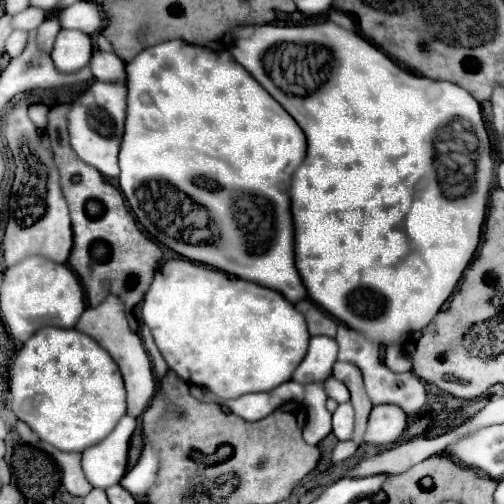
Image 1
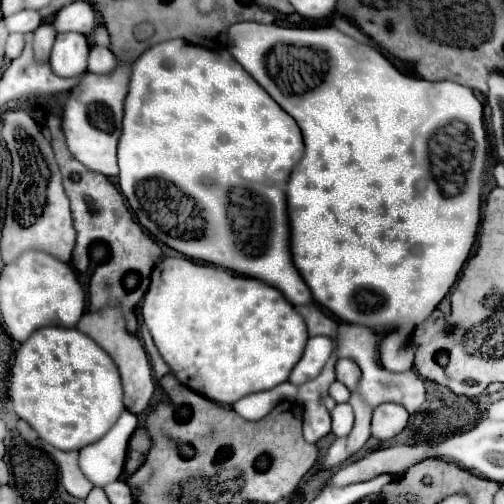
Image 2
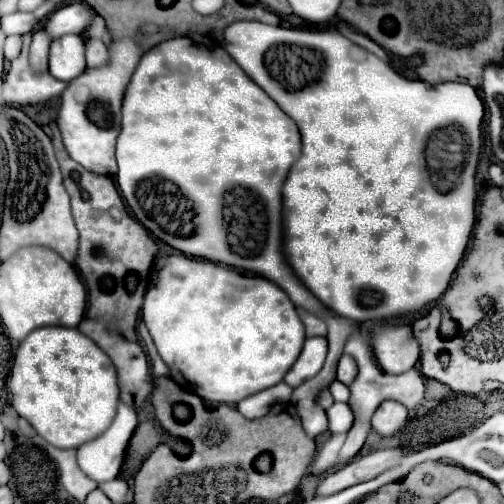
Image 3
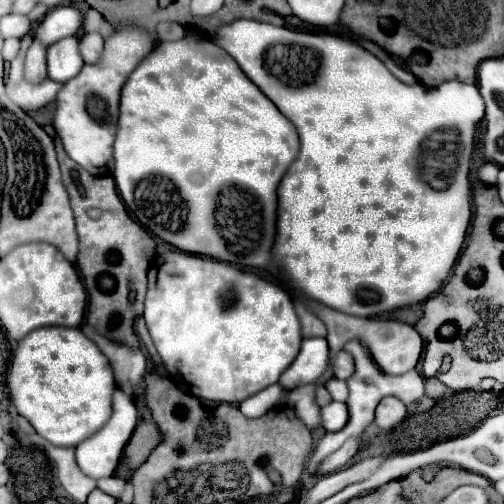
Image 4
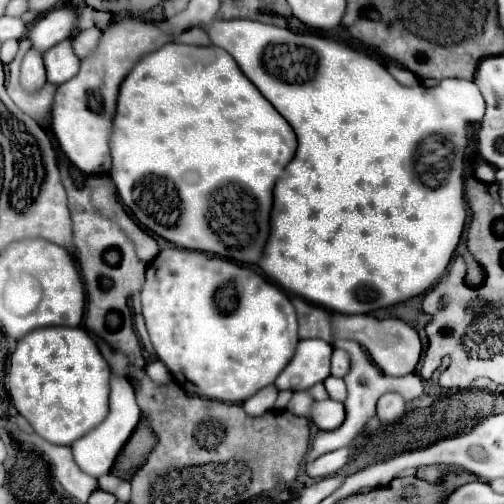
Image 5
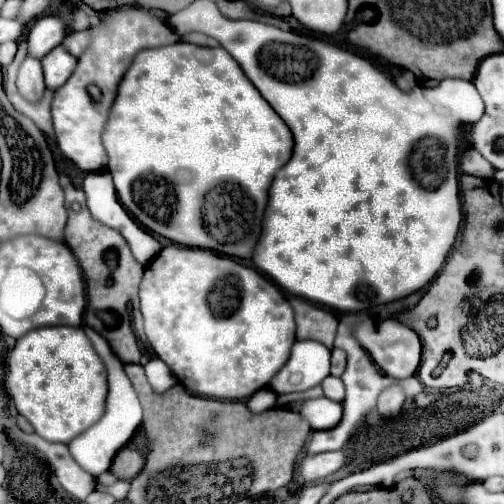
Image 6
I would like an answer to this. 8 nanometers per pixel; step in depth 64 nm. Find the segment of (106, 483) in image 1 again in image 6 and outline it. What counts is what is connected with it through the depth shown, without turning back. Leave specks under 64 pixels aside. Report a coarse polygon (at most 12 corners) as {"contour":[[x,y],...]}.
{"contour":[[84,328],[108,370],[106,414],[70,454],[92,476],[142,424],[142,406],[108,342]]}

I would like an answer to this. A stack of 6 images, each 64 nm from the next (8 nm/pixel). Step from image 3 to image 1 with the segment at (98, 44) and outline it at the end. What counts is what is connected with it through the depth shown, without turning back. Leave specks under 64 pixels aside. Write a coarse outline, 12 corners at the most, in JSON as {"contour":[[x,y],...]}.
{"contour":[[96,50],[90,68],[100,82],[126,82],[124,62]]}

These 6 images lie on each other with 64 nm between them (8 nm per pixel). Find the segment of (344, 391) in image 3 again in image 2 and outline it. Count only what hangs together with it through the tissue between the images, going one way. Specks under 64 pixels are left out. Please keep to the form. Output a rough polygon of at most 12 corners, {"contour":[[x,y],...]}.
{"contour":[[332,382],[328,392],[336,402],[348,402],[348,388]]}

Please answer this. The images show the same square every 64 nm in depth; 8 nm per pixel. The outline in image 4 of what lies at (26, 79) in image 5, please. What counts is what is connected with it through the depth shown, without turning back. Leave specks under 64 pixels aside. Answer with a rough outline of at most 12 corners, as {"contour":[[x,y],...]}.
{"contour":[[34,40],[24,72],[30,82],[46,78],[46,46]]}

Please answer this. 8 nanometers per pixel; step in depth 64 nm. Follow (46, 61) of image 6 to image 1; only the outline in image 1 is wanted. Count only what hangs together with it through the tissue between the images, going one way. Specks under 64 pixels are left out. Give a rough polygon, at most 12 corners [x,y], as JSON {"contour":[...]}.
{"contour":[[60,30],[52,60],[60,72],[90,62],[92,38],[80,30]]}

